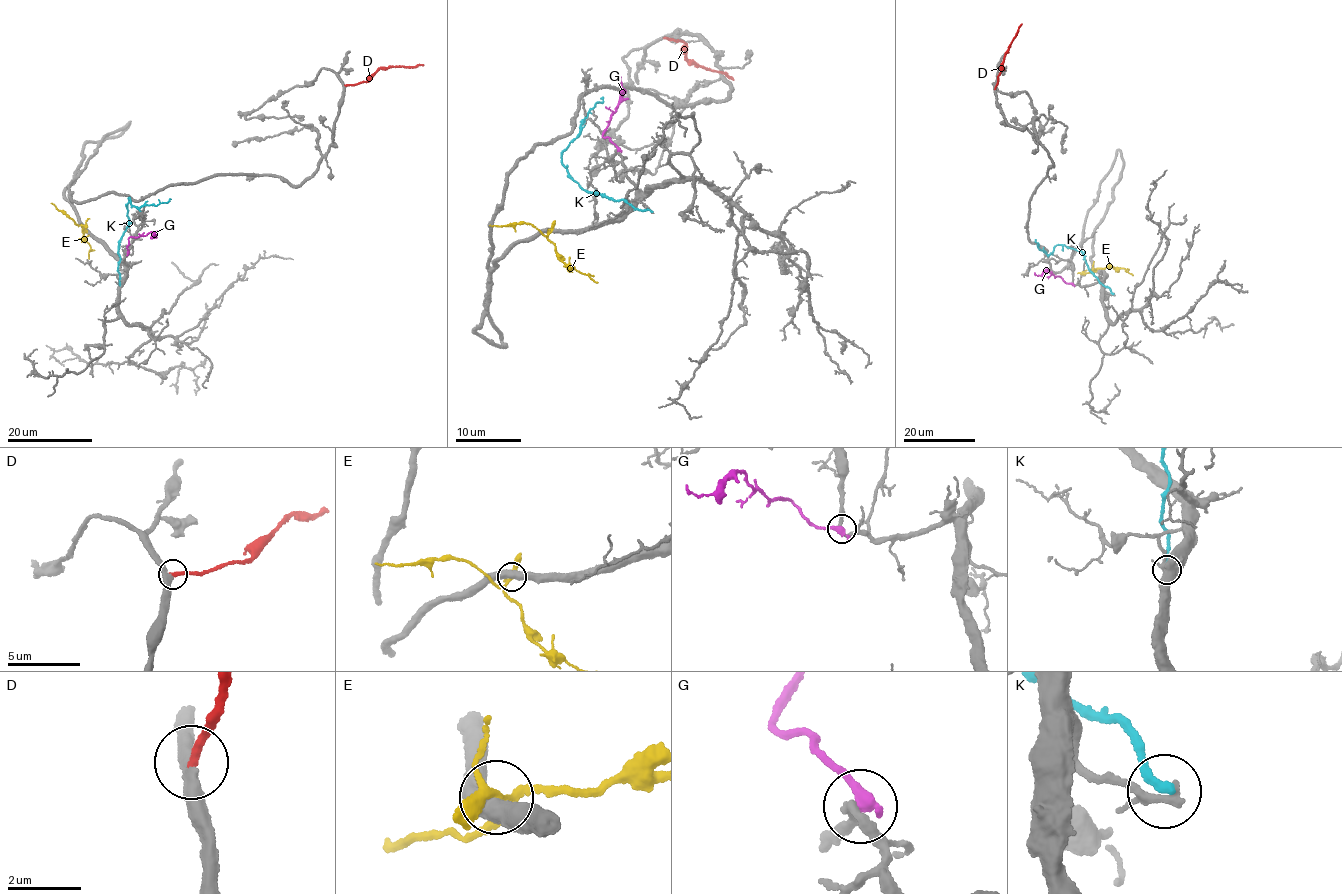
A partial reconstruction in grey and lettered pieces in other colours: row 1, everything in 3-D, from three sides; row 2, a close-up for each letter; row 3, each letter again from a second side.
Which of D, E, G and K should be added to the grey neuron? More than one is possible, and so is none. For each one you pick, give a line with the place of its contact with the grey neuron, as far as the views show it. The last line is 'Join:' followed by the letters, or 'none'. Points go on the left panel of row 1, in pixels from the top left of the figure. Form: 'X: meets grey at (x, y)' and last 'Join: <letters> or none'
D: meets grey at (345, 85)
Join: D

